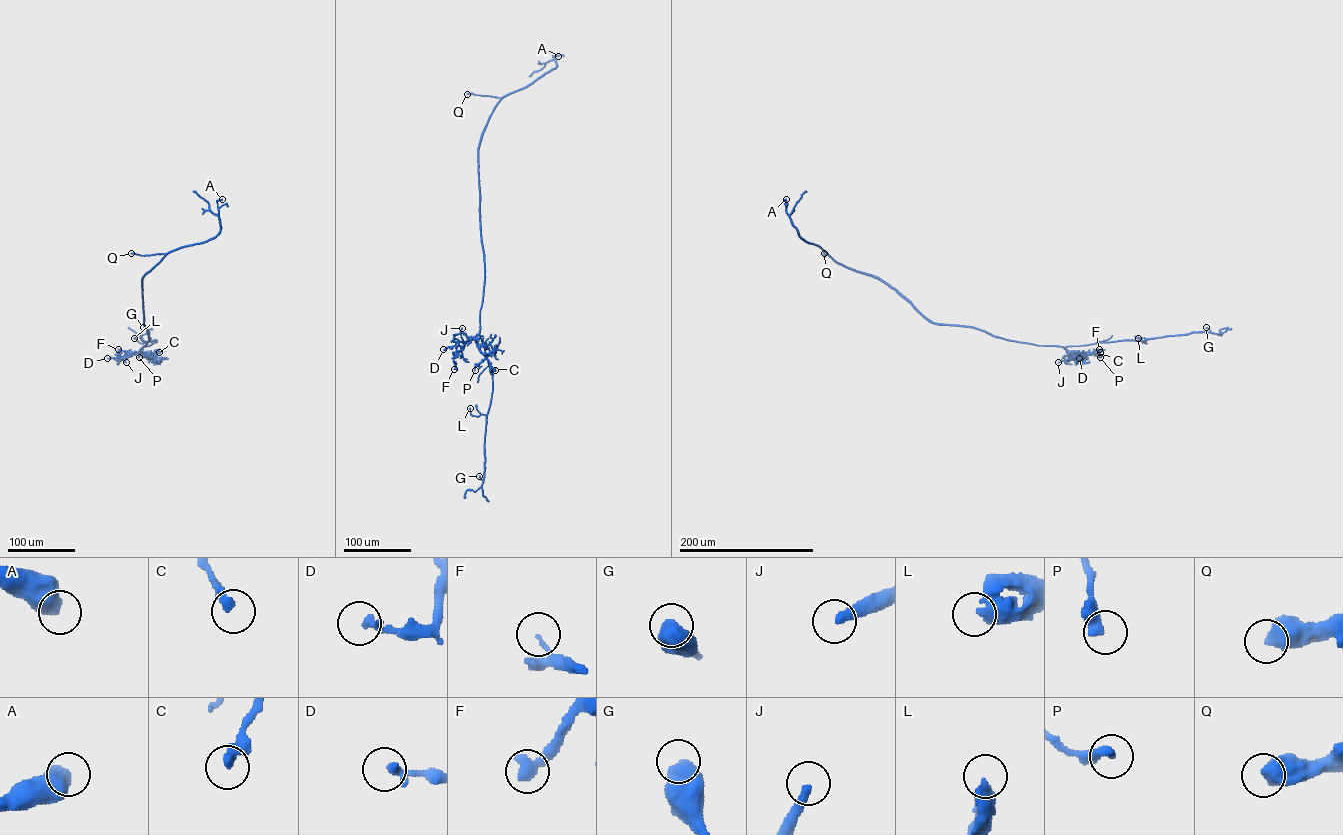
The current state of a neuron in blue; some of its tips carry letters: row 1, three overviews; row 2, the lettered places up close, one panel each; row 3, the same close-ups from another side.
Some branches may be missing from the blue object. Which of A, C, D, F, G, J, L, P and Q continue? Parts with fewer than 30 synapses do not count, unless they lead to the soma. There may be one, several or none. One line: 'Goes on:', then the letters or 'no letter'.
Goes on: J

